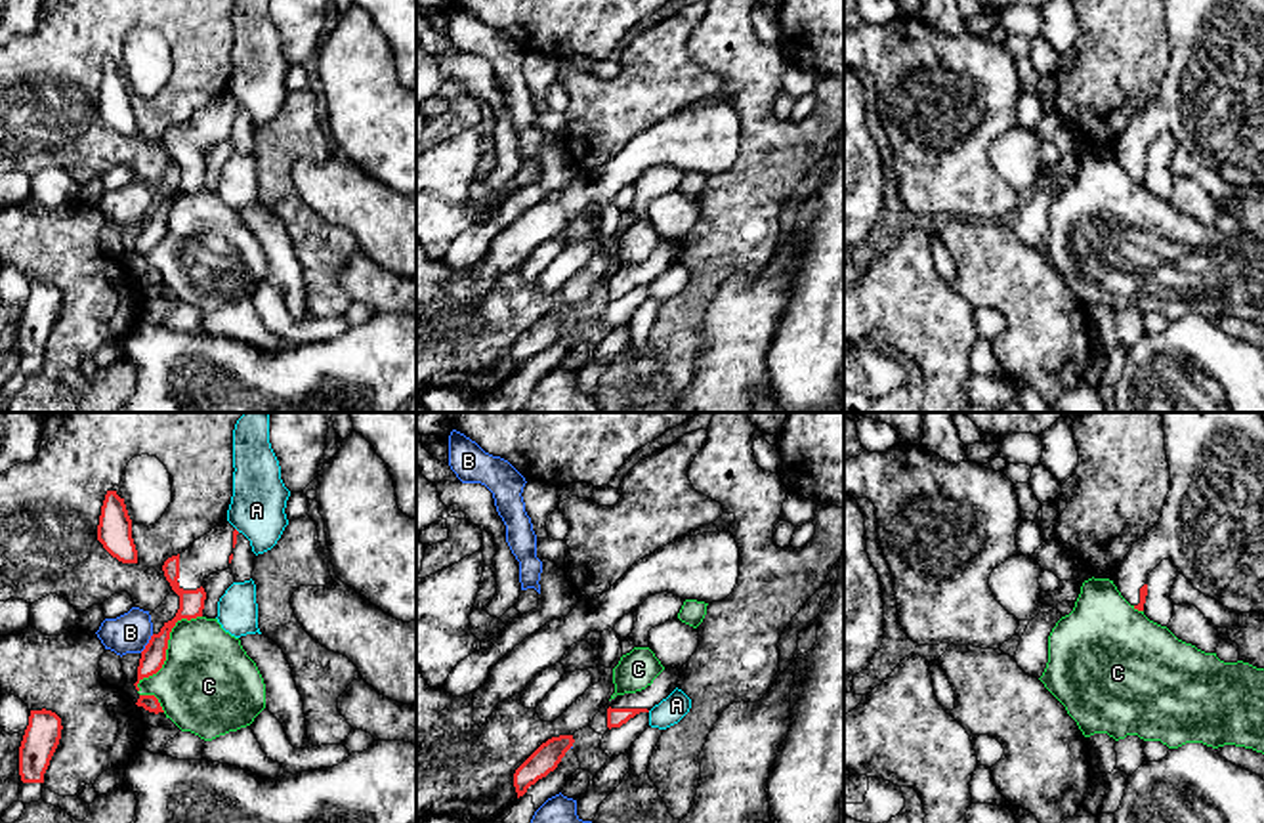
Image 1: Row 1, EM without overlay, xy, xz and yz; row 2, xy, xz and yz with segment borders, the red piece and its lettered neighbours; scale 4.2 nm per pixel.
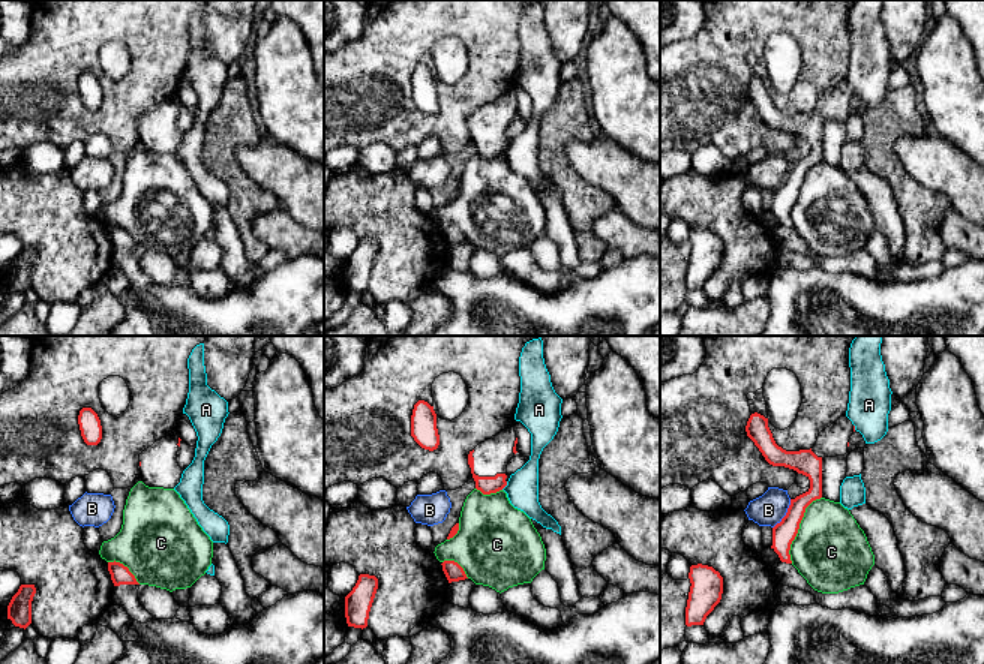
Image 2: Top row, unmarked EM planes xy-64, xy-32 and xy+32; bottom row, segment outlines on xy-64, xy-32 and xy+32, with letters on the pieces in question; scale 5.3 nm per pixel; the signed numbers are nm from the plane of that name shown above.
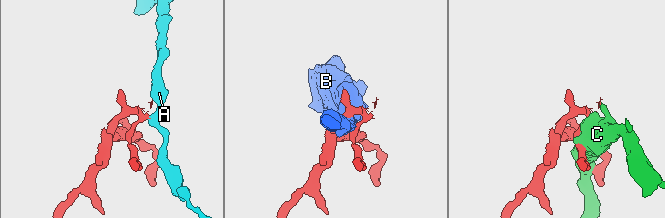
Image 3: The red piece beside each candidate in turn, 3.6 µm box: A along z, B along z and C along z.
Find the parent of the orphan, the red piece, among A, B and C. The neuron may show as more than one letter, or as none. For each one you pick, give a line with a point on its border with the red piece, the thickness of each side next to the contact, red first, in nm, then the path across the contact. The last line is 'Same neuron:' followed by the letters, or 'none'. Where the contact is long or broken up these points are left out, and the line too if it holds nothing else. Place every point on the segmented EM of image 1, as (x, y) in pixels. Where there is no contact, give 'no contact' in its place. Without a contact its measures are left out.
Same neuron: none

